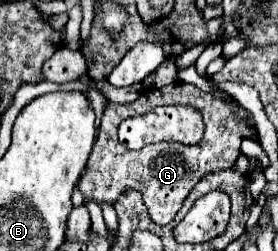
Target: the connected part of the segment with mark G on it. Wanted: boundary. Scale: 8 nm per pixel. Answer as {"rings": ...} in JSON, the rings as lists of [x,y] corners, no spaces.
{"rings":[[[176,82],[176,98],[174,104],[190,104],[196,106],[203,115],[205,132],[202,140],[196,146],[186,144],[174,144],[174,142],[162,142],[162,144],[150,144],[142,150],[128,150],[118,142],[118,124],[124,118],[136,116],[140,112],[150,110],[150,102],[146,92],[134,102],[134,104],[114,104],[110,102],[104,116],[102,126],[98,130],[88,170],[80,178],[78,188],[84,194],[84,198],[92,198],[98,204],[102,202],[114,202],[122,192],[126,190],[138,190],[144,194],[144,204],[148,208],[148,214],[154,222],[160,226],[172,222],[176,212],[180,210],[184,198],[190,194],[190,190],[210,172],[220,168],[232,168],[236,158],[240,156],[240,142],[242,138],[252,138],[254,134],[254,118],[240,118],[236,110],[240,104],[236,100],[222,100],[214,94],[200,92],[192,84],[180,84]]]}

